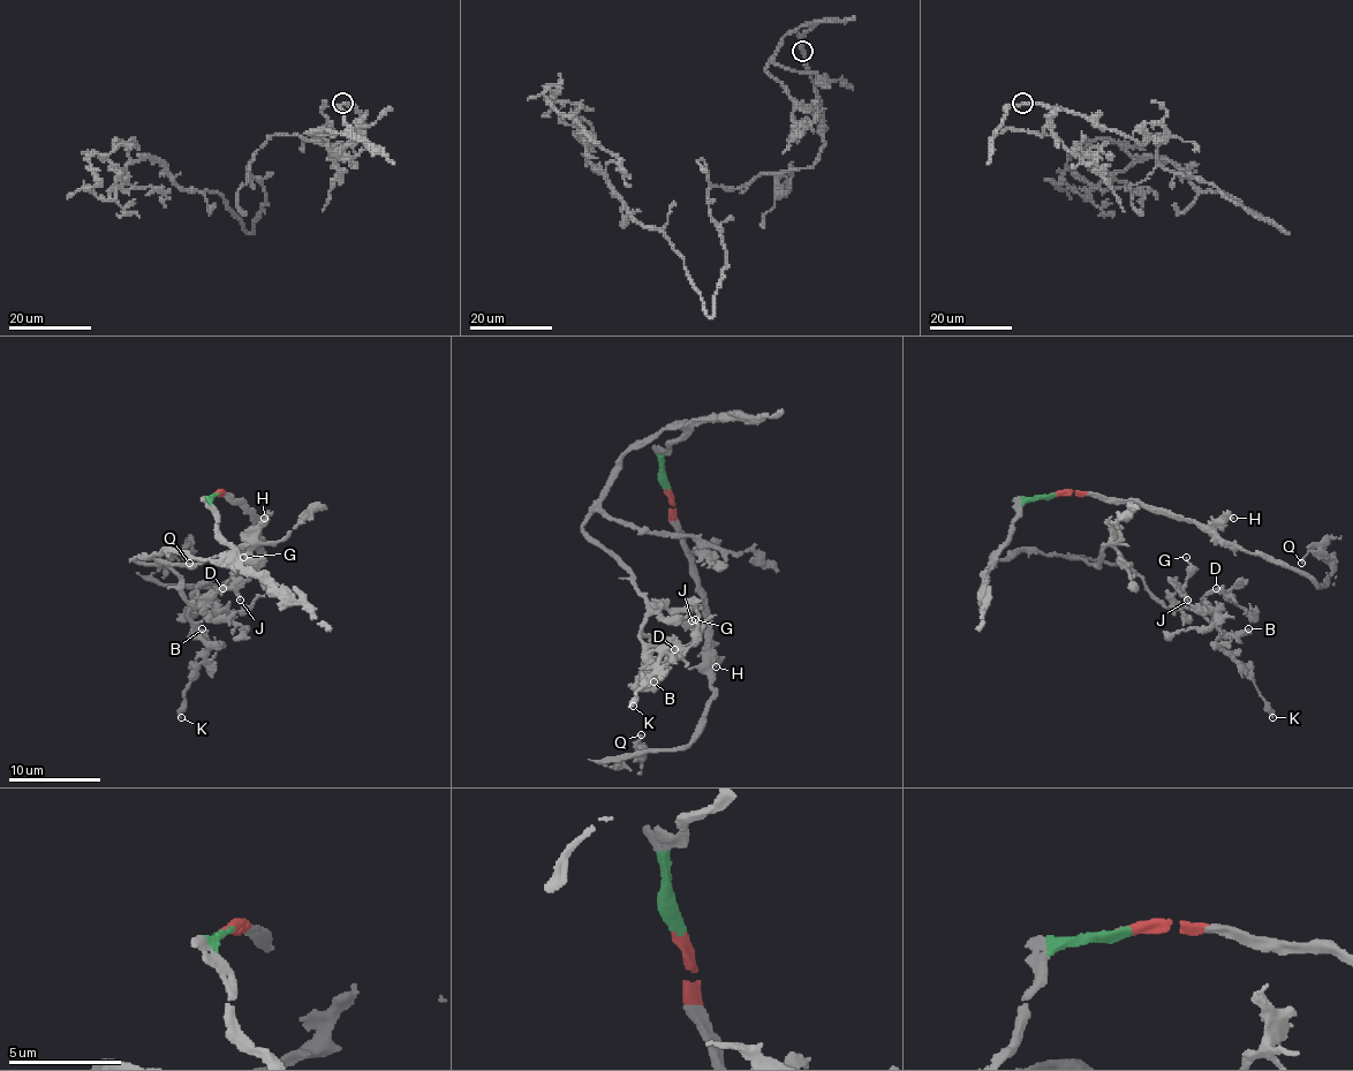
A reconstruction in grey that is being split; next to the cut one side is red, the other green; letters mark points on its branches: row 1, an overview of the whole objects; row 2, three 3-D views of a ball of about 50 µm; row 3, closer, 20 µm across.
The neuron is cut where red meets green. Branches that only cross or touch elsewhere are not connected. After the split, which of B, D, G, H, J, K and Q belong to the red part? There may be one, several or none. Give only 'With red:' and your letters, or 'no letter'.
With red: H, Q

